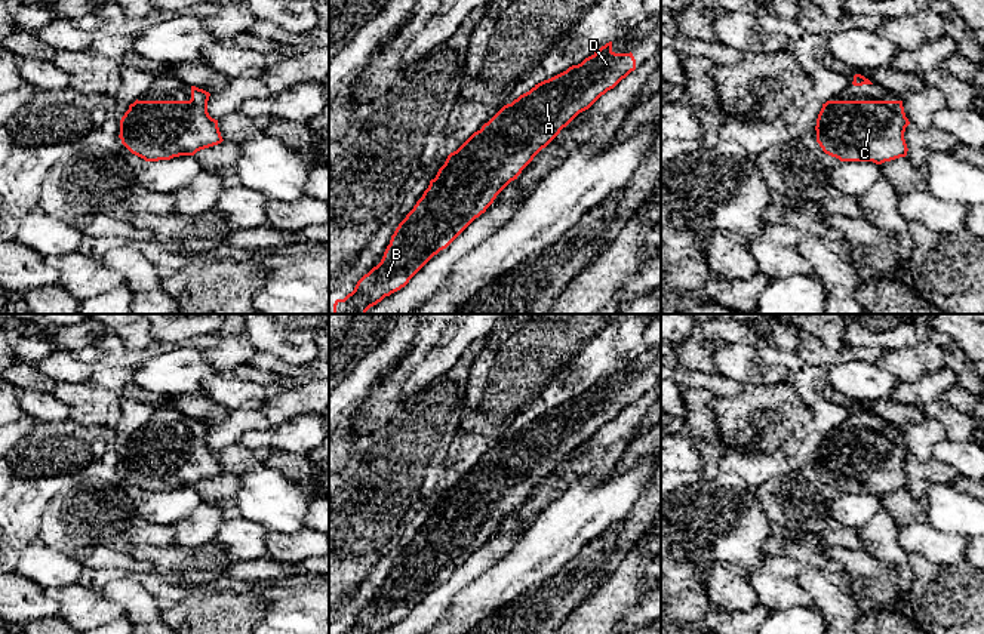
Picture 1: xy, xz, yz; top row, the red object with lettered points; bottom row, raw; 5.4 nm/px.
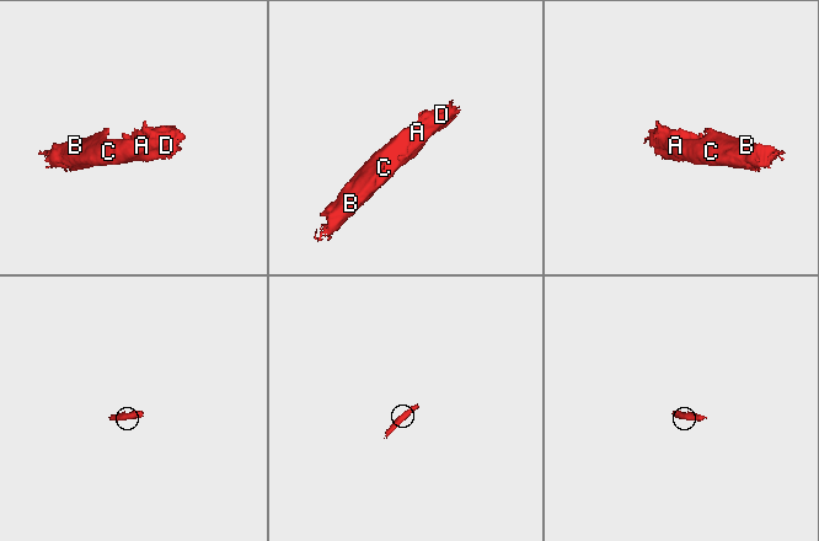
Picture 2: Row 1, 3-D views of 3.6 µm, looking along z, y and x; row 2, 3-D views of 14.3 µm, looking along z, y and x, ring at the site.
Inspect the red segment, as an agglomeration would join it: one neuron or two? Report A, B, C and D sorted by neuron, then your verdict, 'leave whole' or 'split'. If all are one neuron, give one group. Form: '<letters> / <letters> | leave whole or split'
A B C D | leave whole

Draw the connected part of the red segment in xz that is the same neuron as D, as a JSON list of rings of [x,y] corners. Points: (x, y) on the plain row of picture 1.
[[[609,373],[581,396],[535,416],[511,436],[504,437],[480,462],[448,487],[422,529],[396,560],[381,594],[357,613],[351,625],[335,634],[381,634],[405,619],[434,587],[446,581],[486,544],[496,527],[517,511],[563,459],[634,401],[633,385],[615,385]]]

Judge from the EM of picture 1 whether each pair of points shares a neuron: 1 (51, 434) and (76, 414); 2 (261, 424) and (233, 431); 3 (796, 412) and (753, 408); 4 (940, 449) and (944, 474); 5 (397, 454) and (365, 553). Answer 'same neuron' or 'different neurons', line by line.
1: different neurons
2: same neuron
3: same neuron
4: different neurons
5: same neuron

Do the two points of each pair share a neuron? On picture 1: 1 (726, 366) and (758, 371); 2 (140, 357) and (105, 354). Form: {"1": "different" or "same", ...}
{"1": "same", "2": "same"}

